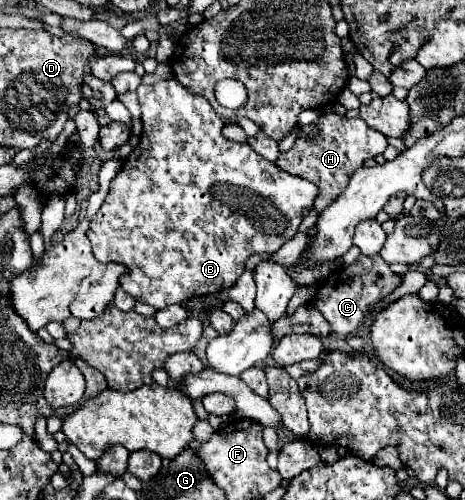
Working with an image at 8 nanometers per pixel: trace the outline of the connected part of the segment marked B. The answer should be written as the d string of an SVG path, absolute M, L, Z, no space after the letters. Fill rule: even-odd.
M174 77L160 81L156 85L140 85L138 87L138 99L142 105L142 135L140 135L140 143L132 149L132 153L126 157L122 169L118 171L118 175L112 179L110 183L110 193L106 195L104 205L100 207L100 211L96 213L96 217L90 223L90 229L86 233L90 245L92 245L92 253L100 263L120 263L124 265L128 271L120 277L120 287L132 295L138 303L146 303L152 305L156 309L164 309L172 303L184 303L196 297L204 297L204 295L216 295L224 289L230 289L240 275L244 273L244 265L248 261L248 257L252 255L268 255L278 251L286 241L290 241L298 229L302 219L308 215L308 211L314 205L314 199L318 197L318 187L302 177L290 175L282 169L278 169L274 163L262 159L248 143L236 143L230 141L222 135L224 129L224 121L214 113L214 109L210 107L210 103L206 99L202 99L202 95L194 95L190 93L186 87L182 87L182 83L178 83Z

